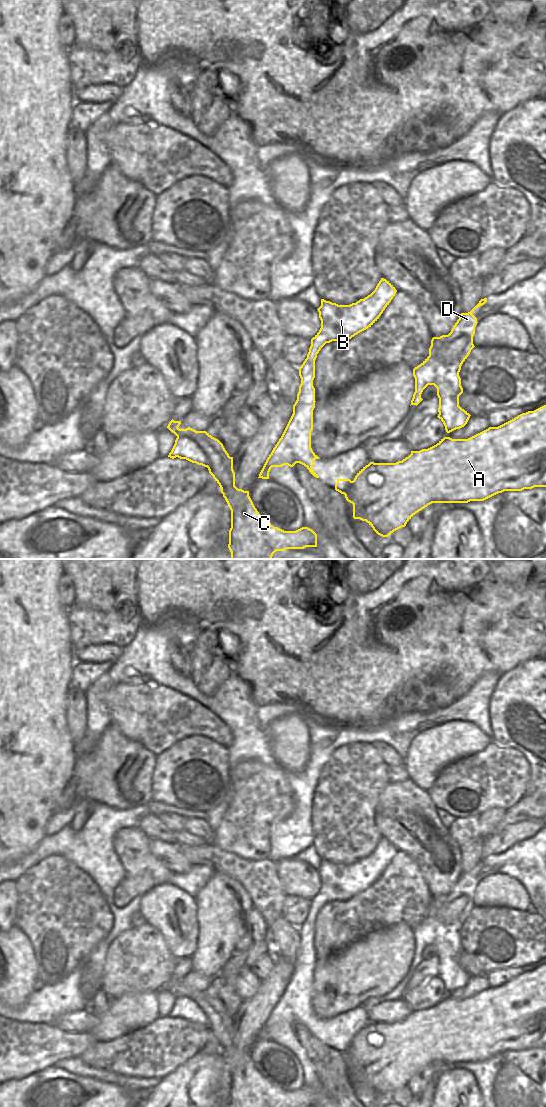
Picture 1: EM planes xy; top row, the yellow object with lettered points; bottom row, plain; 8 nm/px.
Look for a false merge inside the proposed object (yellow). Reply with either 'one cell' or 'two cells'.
two cells

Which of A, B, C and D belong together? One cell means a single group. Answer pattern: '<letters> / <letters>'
A C / B D

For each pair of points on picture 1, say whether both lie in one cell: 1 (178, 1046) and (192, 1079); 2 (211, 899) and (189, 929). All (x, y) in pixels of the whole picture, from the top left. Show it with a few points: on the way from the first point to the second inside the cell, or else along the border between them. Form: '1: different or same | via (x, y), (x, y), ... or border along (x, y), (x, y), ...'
1: different | border along (200, 1050), (165, 1075)
2: different | border along (194, 897), (198, 928), (196, 943)

